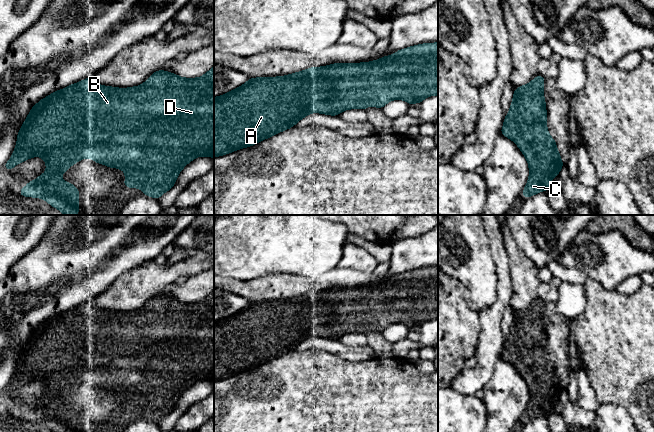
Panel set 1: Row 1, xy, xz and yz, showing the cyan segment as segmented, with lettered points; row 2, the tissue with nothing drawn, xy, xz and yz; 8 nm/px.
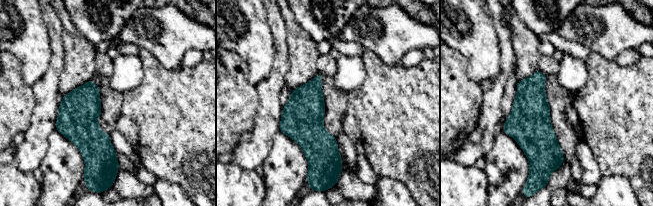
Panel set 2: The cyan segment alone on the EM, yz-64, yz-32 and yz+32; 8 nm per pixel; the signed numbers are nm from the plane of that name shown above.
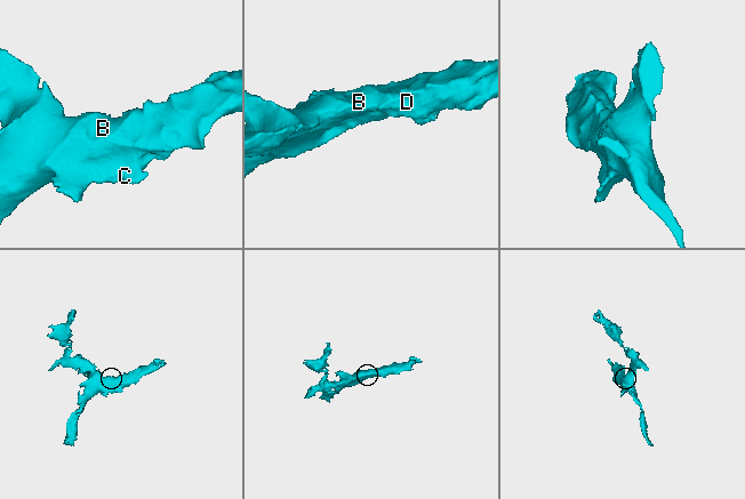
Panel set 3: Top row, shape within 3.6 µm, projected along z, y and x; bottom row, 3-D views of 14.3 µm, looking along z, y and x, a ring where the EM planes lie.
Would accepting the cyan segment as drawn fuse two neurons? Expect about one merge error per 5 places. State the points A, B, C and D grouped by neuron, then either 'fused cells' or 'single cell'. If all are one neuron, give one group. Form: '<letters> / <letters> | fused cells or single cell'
A B C D | single cell

